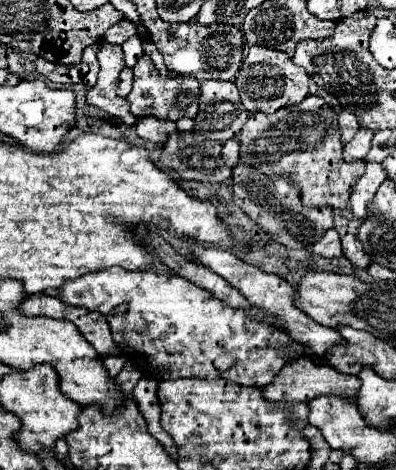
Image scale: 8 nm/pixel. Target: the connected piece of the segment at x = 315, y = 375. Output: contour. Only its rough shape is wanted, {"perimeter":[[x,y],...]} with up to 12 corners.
{"perimeter":[[312,358],[288,362],[262,394],[270,402],[340,396],[360,382]]}

